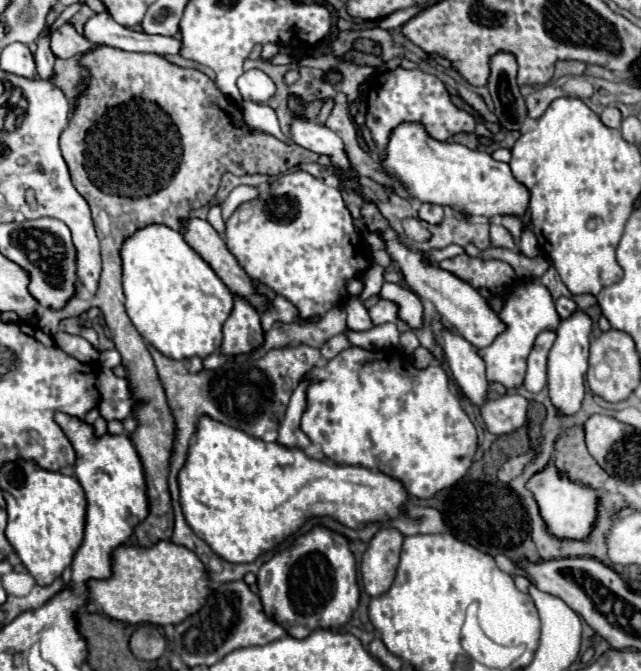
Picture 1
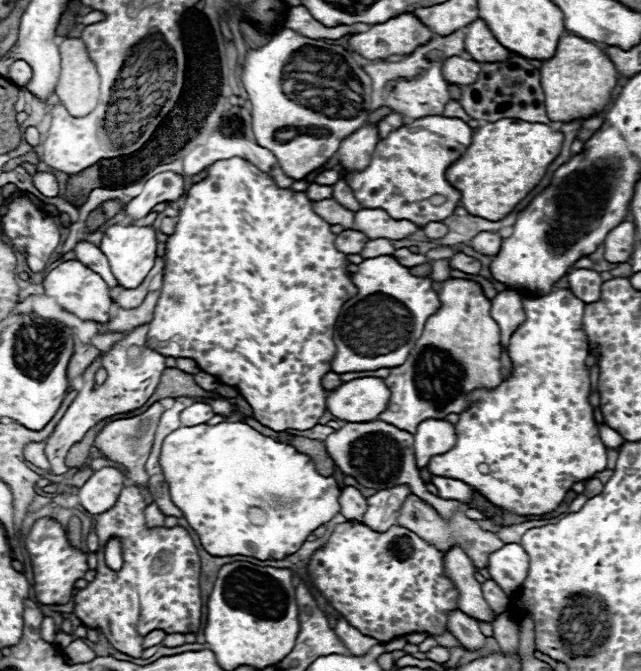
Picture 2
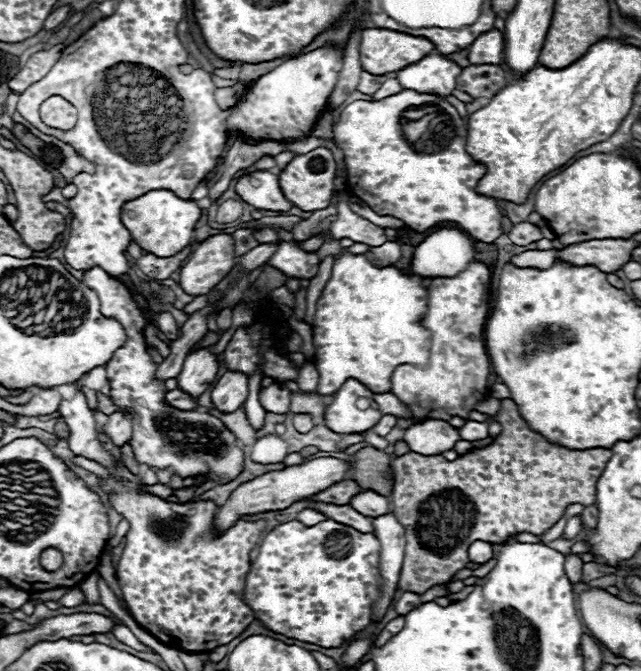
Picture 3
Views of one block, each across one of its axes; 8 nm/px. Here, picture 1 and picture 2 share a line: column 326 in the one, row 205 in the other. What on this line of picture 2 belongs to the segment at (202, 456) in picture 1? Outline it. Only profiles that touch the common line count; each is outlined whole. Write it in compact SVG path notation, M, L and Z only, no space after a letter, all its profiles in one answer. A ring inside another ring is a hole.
M502 118L498 122L488 122L474 130L472 144L466 148L466 152L446 170L448 182L460 190L460 206L466 208L470 214L486 218L486 220L502 220L506 214L514 210L514 206L526 198L526 194L544 178L546 168L554 162L554 158L560 154L564 142L564 134L558 130L552 130L548 124L540 122L524 122L518 118Z

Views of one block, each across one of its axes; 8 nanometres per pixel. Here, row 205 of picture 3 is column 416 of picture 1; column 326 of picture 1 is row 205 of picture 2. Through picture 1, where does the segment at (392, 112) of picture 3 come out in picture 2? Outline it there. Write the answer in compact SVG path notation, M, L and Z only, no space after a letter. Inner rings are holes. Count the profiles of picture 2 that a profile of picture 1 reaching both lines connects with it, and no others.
M424 116L412 120L382 138L370 164L364 170L352 170L344 180L362 208L388 210L390 218L410 220L420 228L428 222L442 222L460 202L460 192L446 180L446 170L470 146L472 134L474 130L460 118Z

